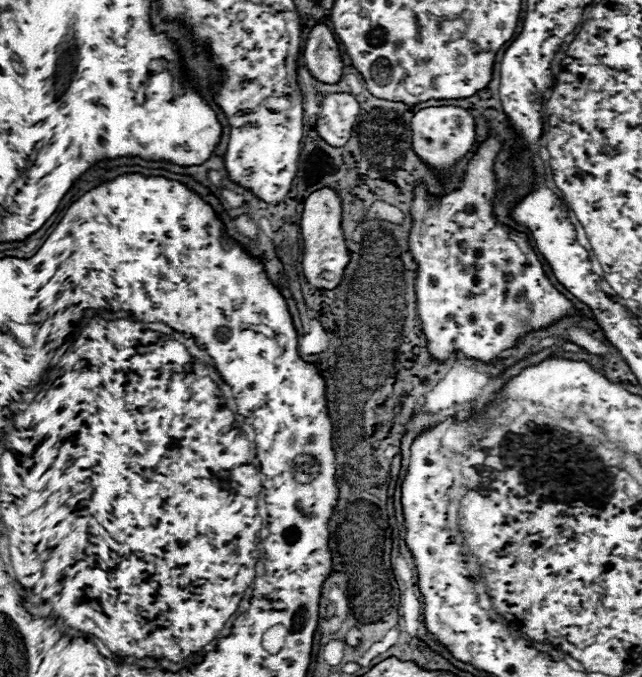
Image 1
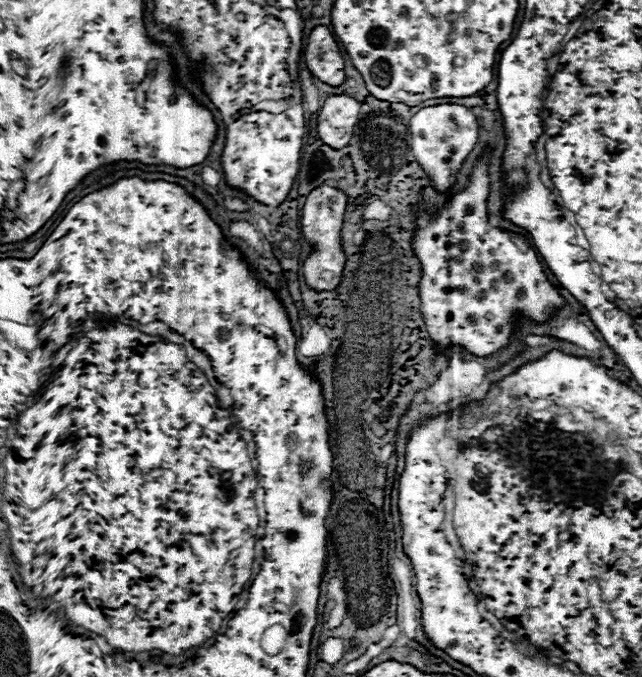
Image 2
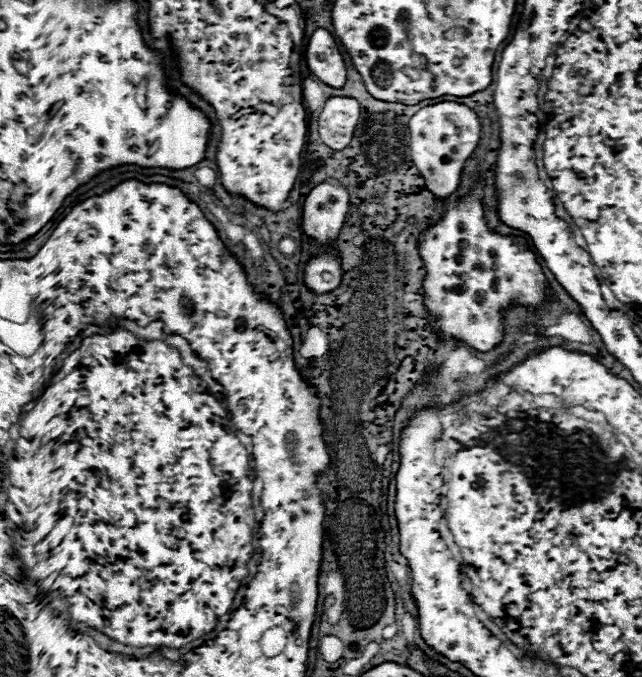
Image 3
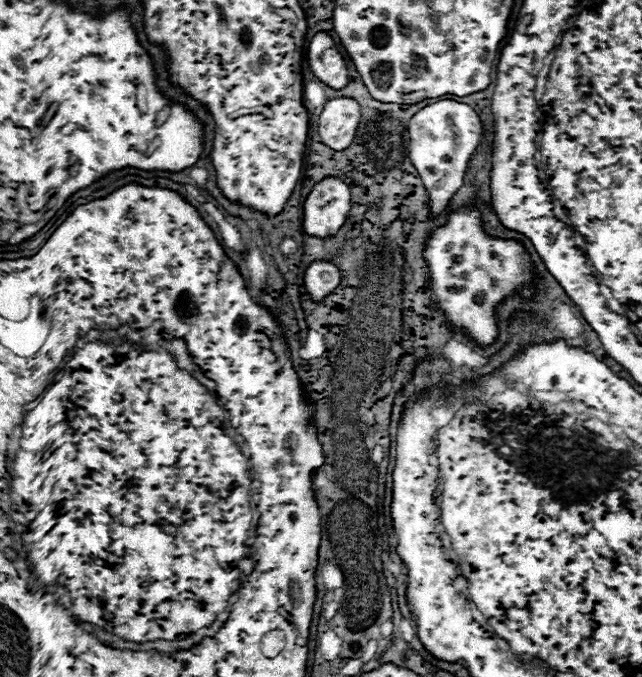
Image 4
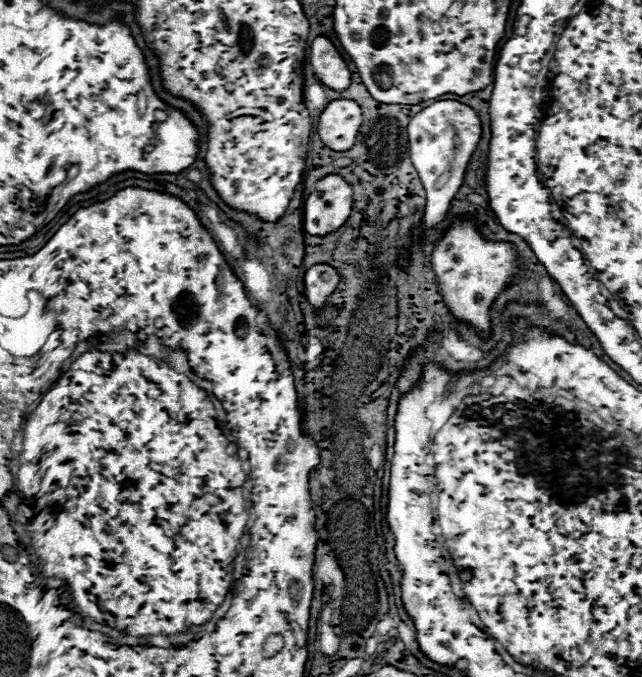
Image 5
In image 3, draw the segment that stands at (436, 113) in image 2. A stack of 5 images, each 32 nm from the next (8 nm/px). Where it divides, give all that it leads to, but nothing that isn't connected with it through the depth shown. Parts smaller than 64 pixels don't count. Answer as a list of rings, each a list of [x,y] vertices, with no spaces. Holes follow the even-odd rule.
[[[440,102],[418,110],[408,122],[410,130],[410,152],[414,164],[420,168],[426,186],[440,200],[446,200],[458,186],[464,162],[474,152],[480,140],[480,120],[478,116],[464,104],[456,102]]]

